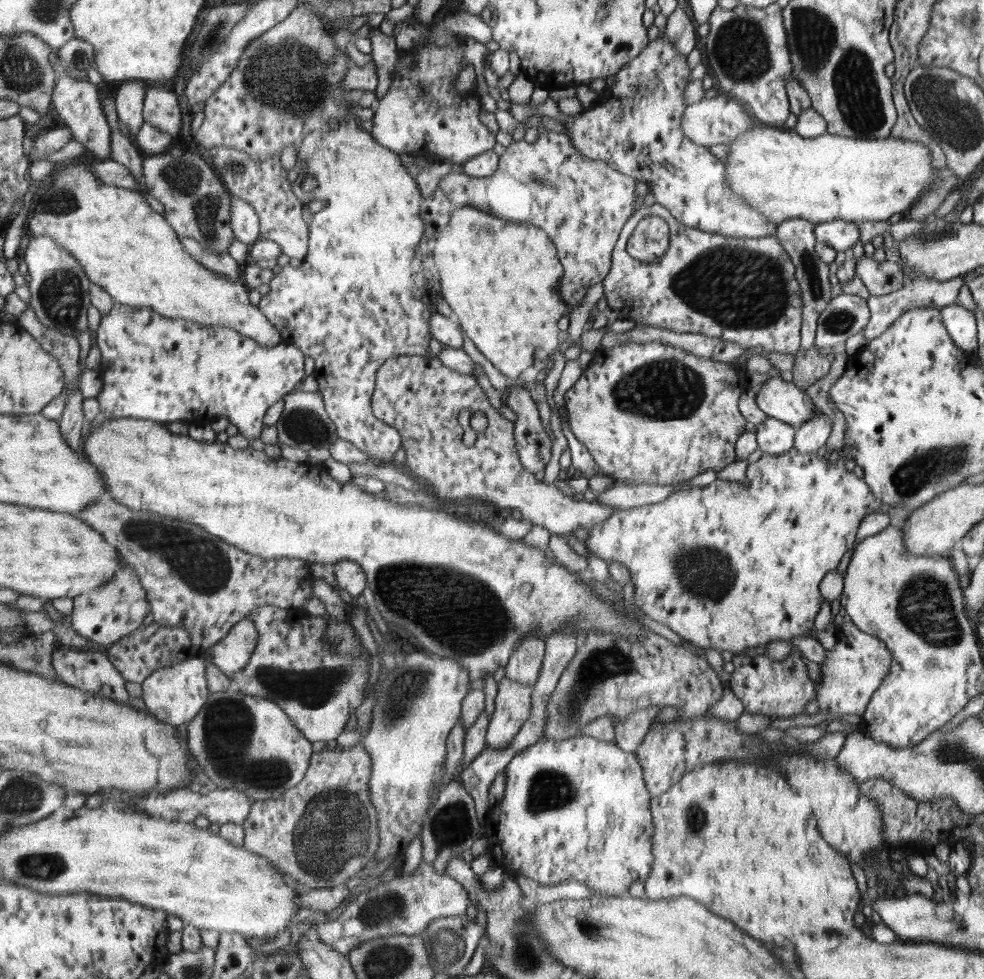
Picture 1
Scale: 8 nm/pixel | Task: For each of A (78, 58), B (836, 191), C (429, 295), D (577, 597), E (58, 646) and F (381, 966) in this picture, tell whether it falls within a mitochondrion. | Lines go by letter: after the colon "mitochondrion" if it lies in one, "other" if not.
A: other
B: other
C: other
D: other
E: other
F: mitochondrion

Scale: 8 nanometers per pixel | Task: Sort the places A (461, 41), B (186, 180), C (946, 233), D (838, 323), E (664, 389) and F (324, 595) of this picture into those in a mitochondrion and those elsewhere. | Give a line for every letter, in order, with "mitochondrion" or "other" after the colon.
A: other
B: mitochondrion
C: mitochondrion
D: mitochondrion
E: mitochondrion
F: other

